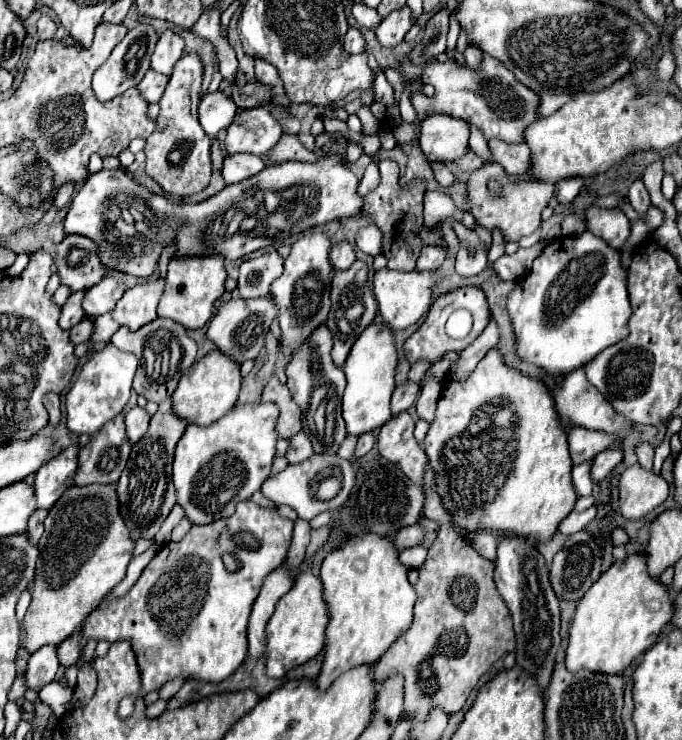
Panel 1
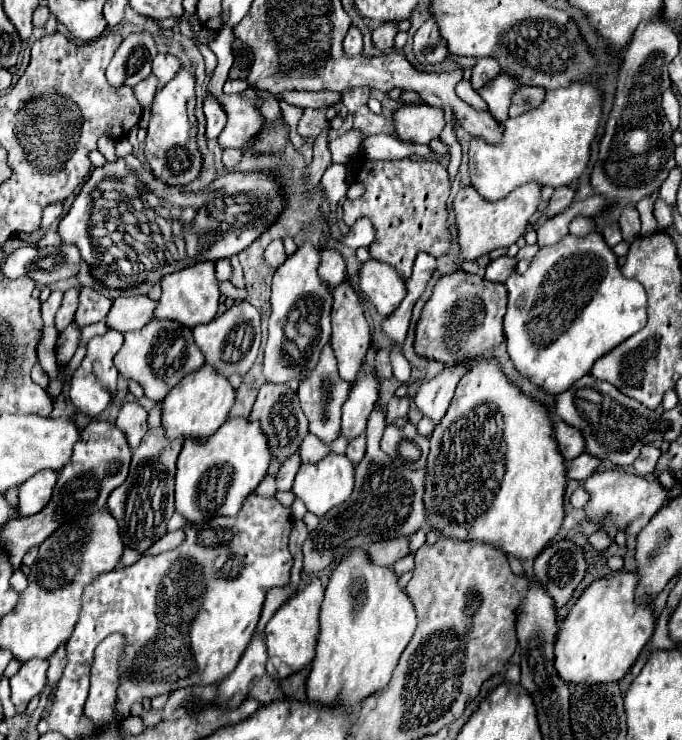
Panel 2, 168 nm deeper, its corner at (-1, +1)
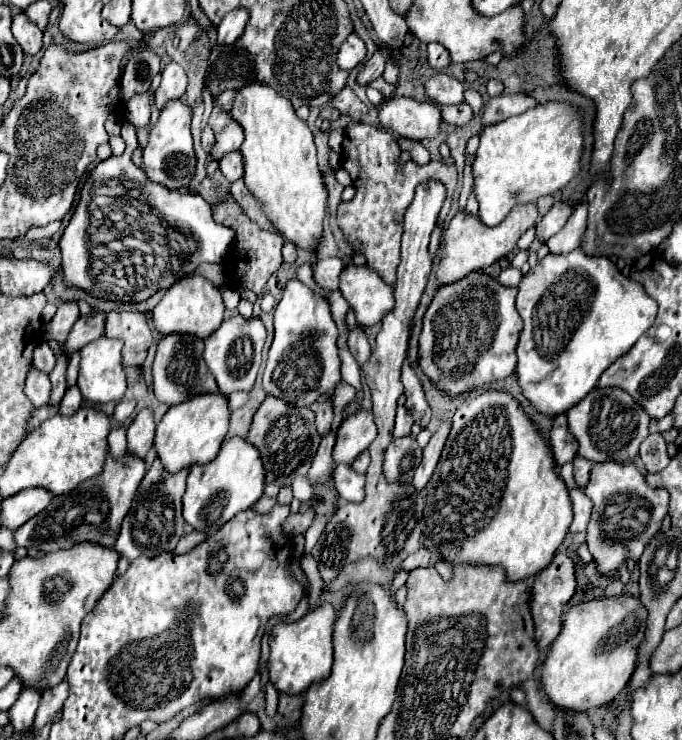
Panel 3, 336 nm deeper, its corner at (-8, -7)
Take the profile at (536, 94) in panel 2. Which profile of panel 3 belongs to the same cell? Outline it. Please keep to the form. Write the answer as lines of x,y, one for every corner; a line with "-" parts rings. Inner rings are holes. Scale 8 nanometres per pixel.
502,94
488,100
488,104
484,106
484,114
480,114
480,122
482,126
496,124
510,116
522,114
526,108
534,108
534,104
538,102
524,94

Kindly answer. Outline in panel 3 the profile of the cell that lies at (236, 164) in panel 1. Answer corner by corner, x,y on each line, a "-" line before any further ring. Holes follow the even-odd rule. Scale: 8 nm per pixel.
230,152
220,160
220,172
226,176
228,182
234,182
242,178
244,174
244,164
242,164
242,154
240,152

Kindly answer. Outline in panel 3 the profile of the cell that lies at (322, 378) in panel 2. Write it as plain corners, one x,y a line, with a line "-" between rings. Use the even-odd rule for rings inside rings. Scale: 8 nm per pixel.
316,402
310,406
312,412
316,414
316,430
320,436
326,436
330,432
332,426
332,418
334,418
334,410
332,410
332,402

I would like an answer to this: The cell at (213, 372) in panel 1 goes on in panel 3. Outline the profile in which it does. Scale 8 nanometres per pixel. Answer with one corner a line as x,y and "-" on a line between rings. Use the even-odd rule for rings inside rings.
194,396
178,406
170,406
160,424
156,426
154,448
168,472
180,472
194,464
206,464
216,458
224,436
228,432
230,408
222,396

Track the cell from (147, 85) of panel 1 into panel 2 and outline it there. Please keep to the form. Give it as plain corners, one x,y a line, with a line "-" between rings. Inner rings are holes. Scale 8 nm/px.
151,74
151,76
147,76
145,80
141,80
141,82
133,88
135,98
139,100
139,104
141,104
143,108
149,108
149,106
151,106
153,96
155,96
155,92
157,92
157,84
159,84
157,76

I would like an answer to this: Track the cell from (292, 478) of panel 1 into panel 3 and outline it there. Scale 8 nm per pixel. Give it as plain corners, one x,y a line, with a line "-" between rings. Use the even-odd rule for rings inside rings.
340,464
334,472
334,488
342,500
364,500
364,474
358,474
350,466

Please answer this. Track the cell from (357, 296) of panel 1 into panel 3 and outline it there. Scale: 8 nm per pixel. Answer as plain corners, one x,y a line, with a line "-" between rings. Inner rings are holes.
362,328
350,332
348,346
350,346
350,352
354,354
354,358
356,358
358,364
364,364
370,358
372,348
370,348
370,342
368,342
368,338
366,338
366,334
364,334

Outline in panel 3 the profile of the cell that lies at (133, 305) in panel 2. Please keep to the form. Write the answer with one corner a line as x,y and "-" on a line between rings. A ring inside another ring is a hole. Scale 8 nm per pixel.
110,312
106,316
106,330
104,336
108,338
118,338
124,342
122,346
122,364
130,368
140,368
148,356
148,348
152,344
152,332
148,326
148,320
140,312

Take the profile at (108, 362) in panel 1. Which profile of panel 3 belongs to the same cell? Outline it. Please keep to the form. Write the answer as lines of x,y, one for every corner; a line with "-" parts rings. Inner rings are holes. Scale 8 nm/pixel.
100,336
80,350
78,388
84,400
94,404
118,402
126,390
126,374
122,370
122,342

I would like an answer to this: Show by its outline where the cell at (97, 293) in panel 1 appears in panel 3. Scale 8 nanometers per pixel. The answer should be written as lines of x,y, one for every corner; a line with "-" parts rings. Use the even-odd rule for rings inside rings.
92,310
90,316
80,316
76,320
76,324
72,326
68,338
62,344
62,350
66,356
78,352
80,348
84,348
86,344
94,342
96,338
100,338
104,334
104,314
98,310

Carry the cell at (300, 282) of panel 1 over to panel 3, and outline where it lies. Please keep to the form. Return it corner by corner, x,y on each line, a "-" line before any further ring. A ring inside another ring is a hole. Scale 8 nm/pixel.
288,280
284,296
274,312
274,340
262,376
266,394
292,406
310,406
322,394
334,392
342,382
338,356
338,328
330,314
330,304
316,292
310,292
300,280

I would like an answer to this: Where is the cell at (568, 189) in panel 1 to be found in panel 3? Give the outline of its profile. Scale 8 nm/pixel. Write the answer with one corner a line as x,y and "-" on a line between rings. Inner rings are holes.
556,202
548,214
536,224
536,238
544,244
548,238
552,238
556,232
560,232
560,228
566,224
566,220
570,218
572,208
564,202

